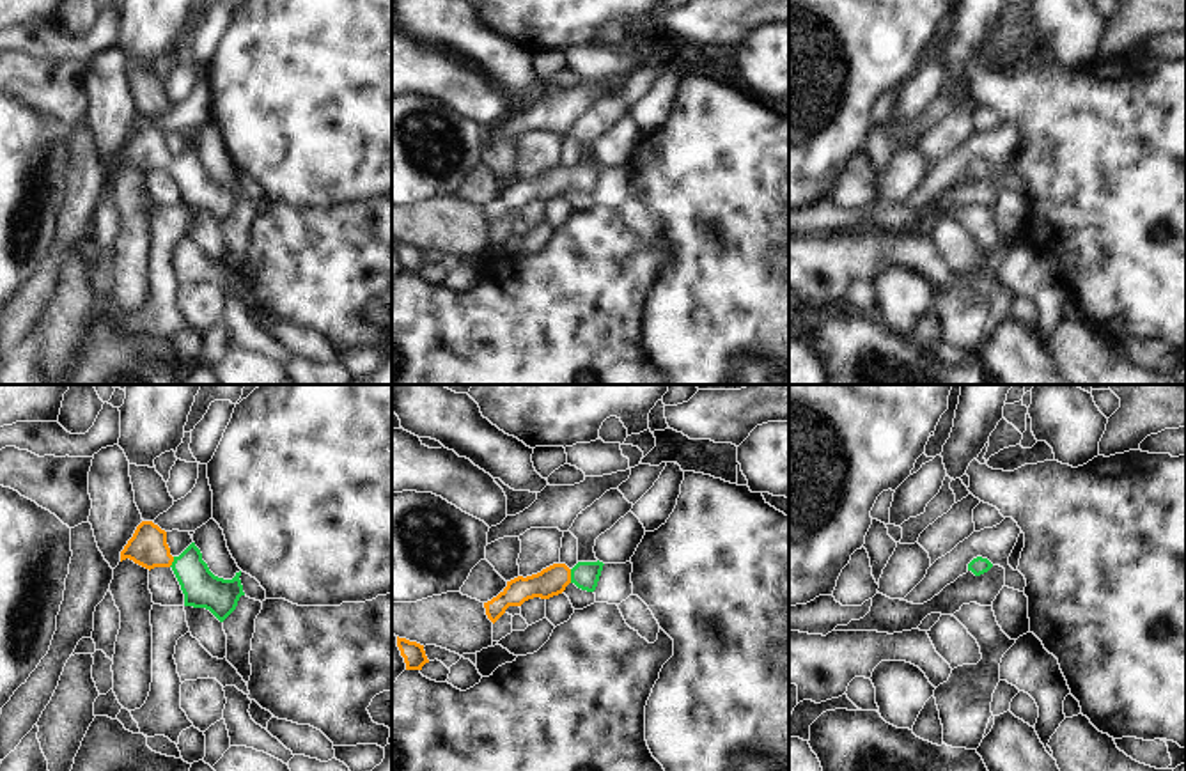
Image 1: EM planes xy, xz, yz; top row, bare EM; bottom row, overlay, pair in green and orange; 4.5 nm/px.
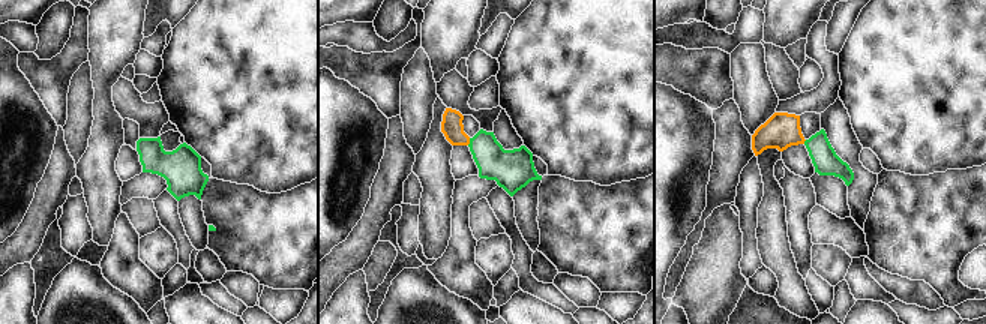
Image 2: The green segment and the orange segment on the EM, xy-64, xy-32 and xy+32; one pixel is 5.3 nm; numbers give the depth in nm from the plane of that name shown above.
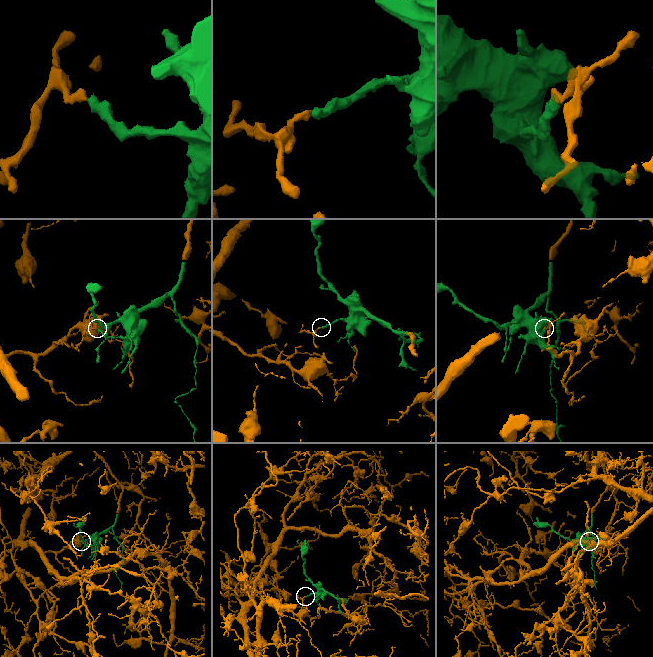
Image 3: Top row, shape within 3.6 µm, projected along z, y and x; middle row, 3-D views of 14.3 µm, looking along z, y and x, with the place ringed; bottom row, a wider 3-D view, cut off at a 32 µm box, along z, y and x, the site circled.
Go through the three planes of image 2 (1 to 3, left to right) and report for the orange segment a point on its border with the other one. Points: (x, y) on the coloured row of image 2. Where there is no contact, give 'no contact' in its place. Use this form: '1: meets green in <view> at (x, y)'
1: no contact
2: meets green in xy-32 at (470, 141)
3: meets green in xy+32 at (805, 141)

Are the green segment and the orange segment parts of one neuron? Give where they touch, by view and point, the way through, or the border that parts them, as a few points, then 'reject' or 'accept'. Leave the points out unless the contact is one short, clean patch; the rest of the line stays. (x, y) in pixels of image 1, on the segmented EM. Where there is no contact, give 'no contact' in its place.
contact xz (571, 576); way xz (585, 575), (571, 576), (557, 576), (550, 582); accept

